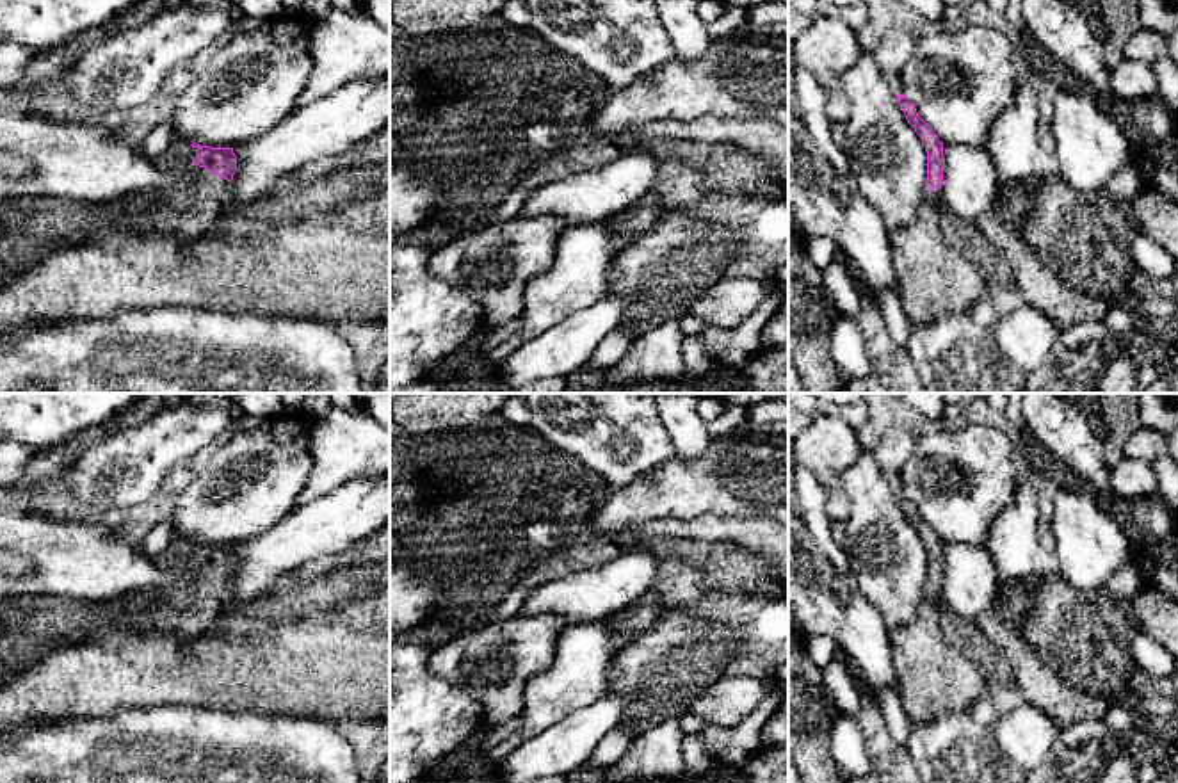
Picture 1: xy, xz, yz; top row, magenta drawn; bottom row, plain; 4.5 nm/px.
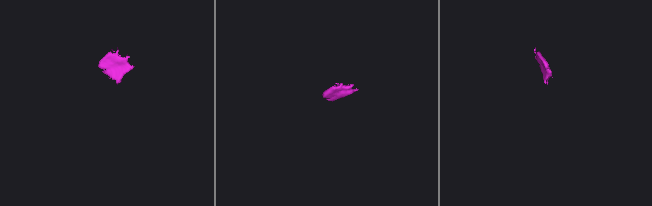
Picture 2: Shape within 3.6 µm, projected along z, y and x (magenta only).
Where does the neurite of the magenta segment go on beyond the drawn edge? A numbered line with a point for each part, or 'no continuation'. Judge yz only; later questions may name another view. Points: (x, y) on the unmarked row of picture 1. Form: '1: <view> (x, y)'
1: yz (935, 595)

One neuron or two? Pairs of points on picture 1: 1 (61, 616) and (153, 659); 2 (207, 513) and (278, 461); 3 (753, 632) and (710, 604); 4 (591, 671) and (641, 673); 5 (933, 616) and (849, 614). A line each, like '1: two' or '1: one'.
1: two
2: one
3: one
4: two
5: two

